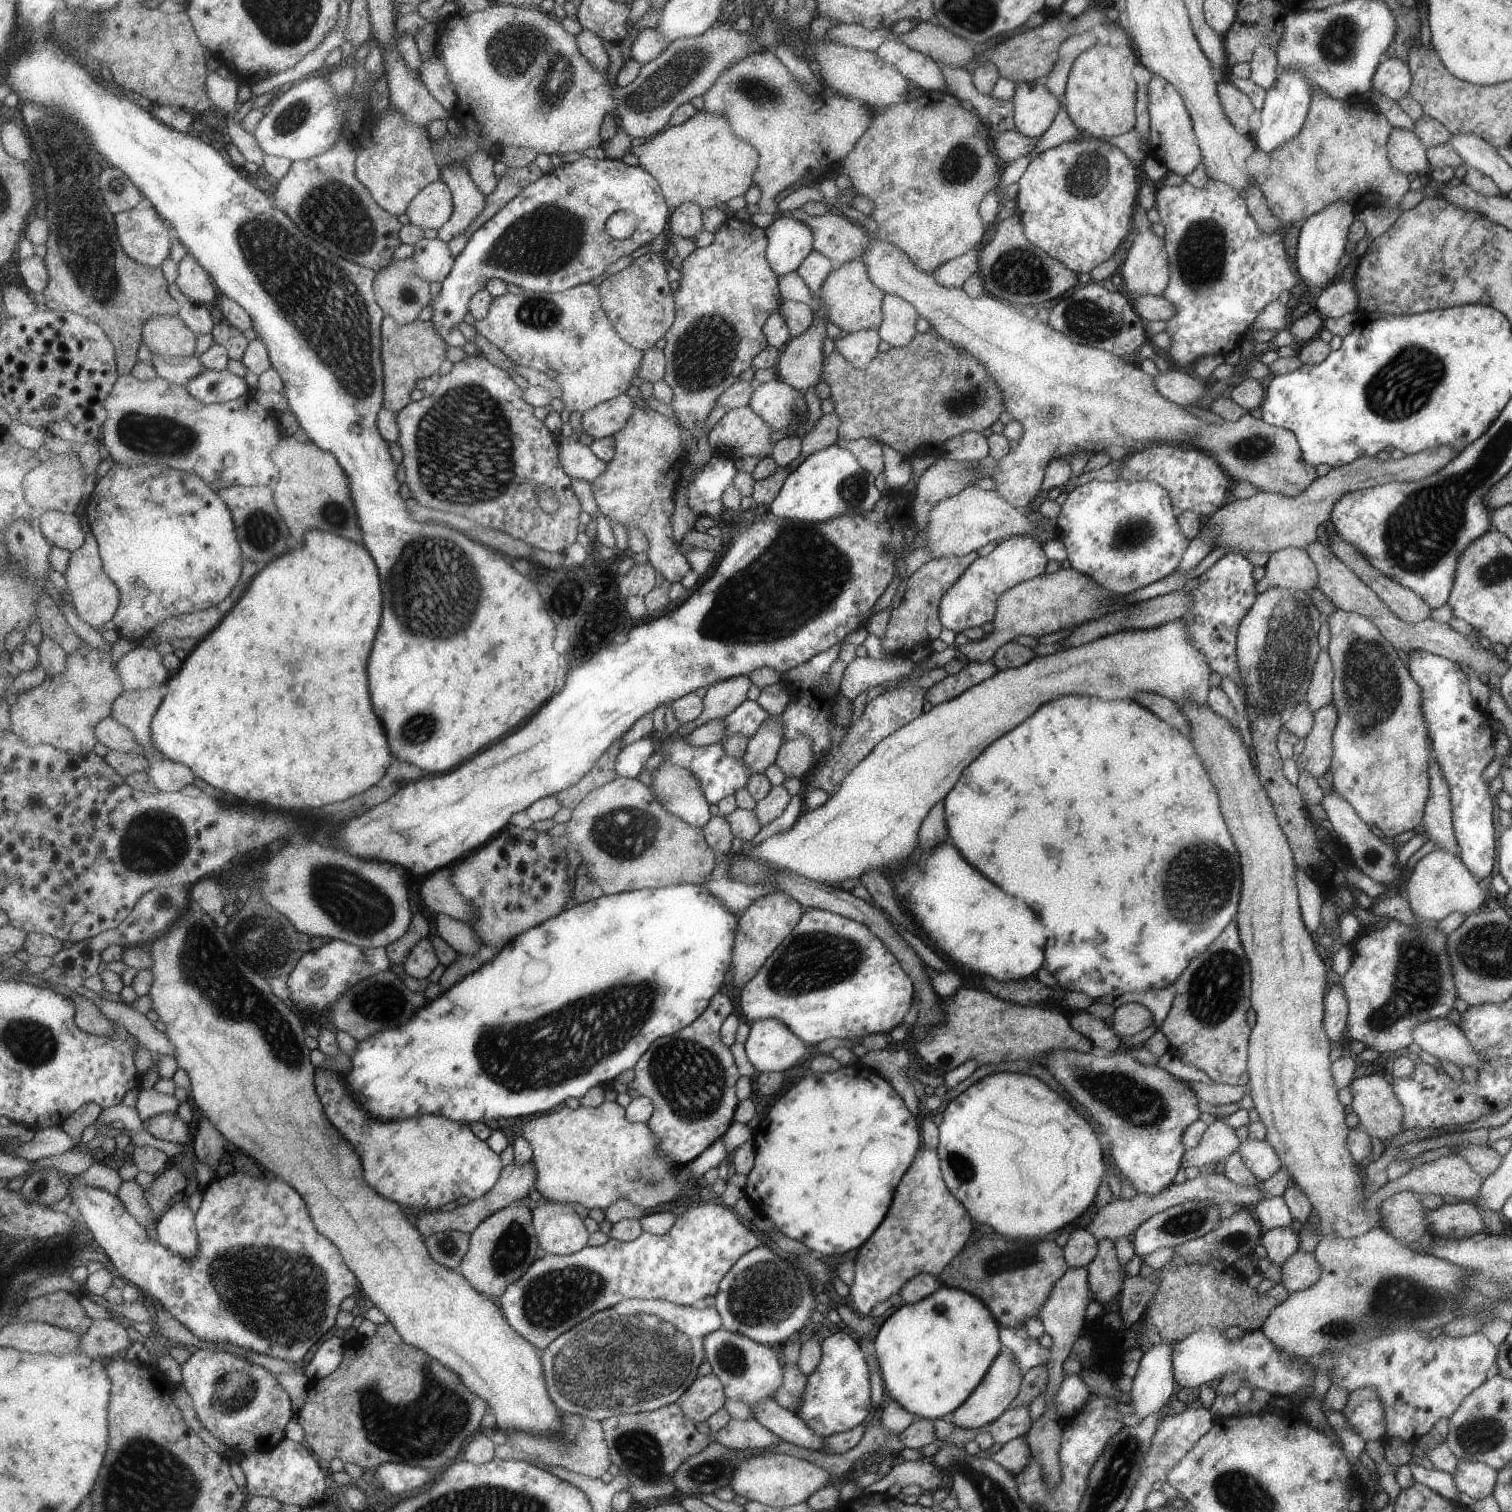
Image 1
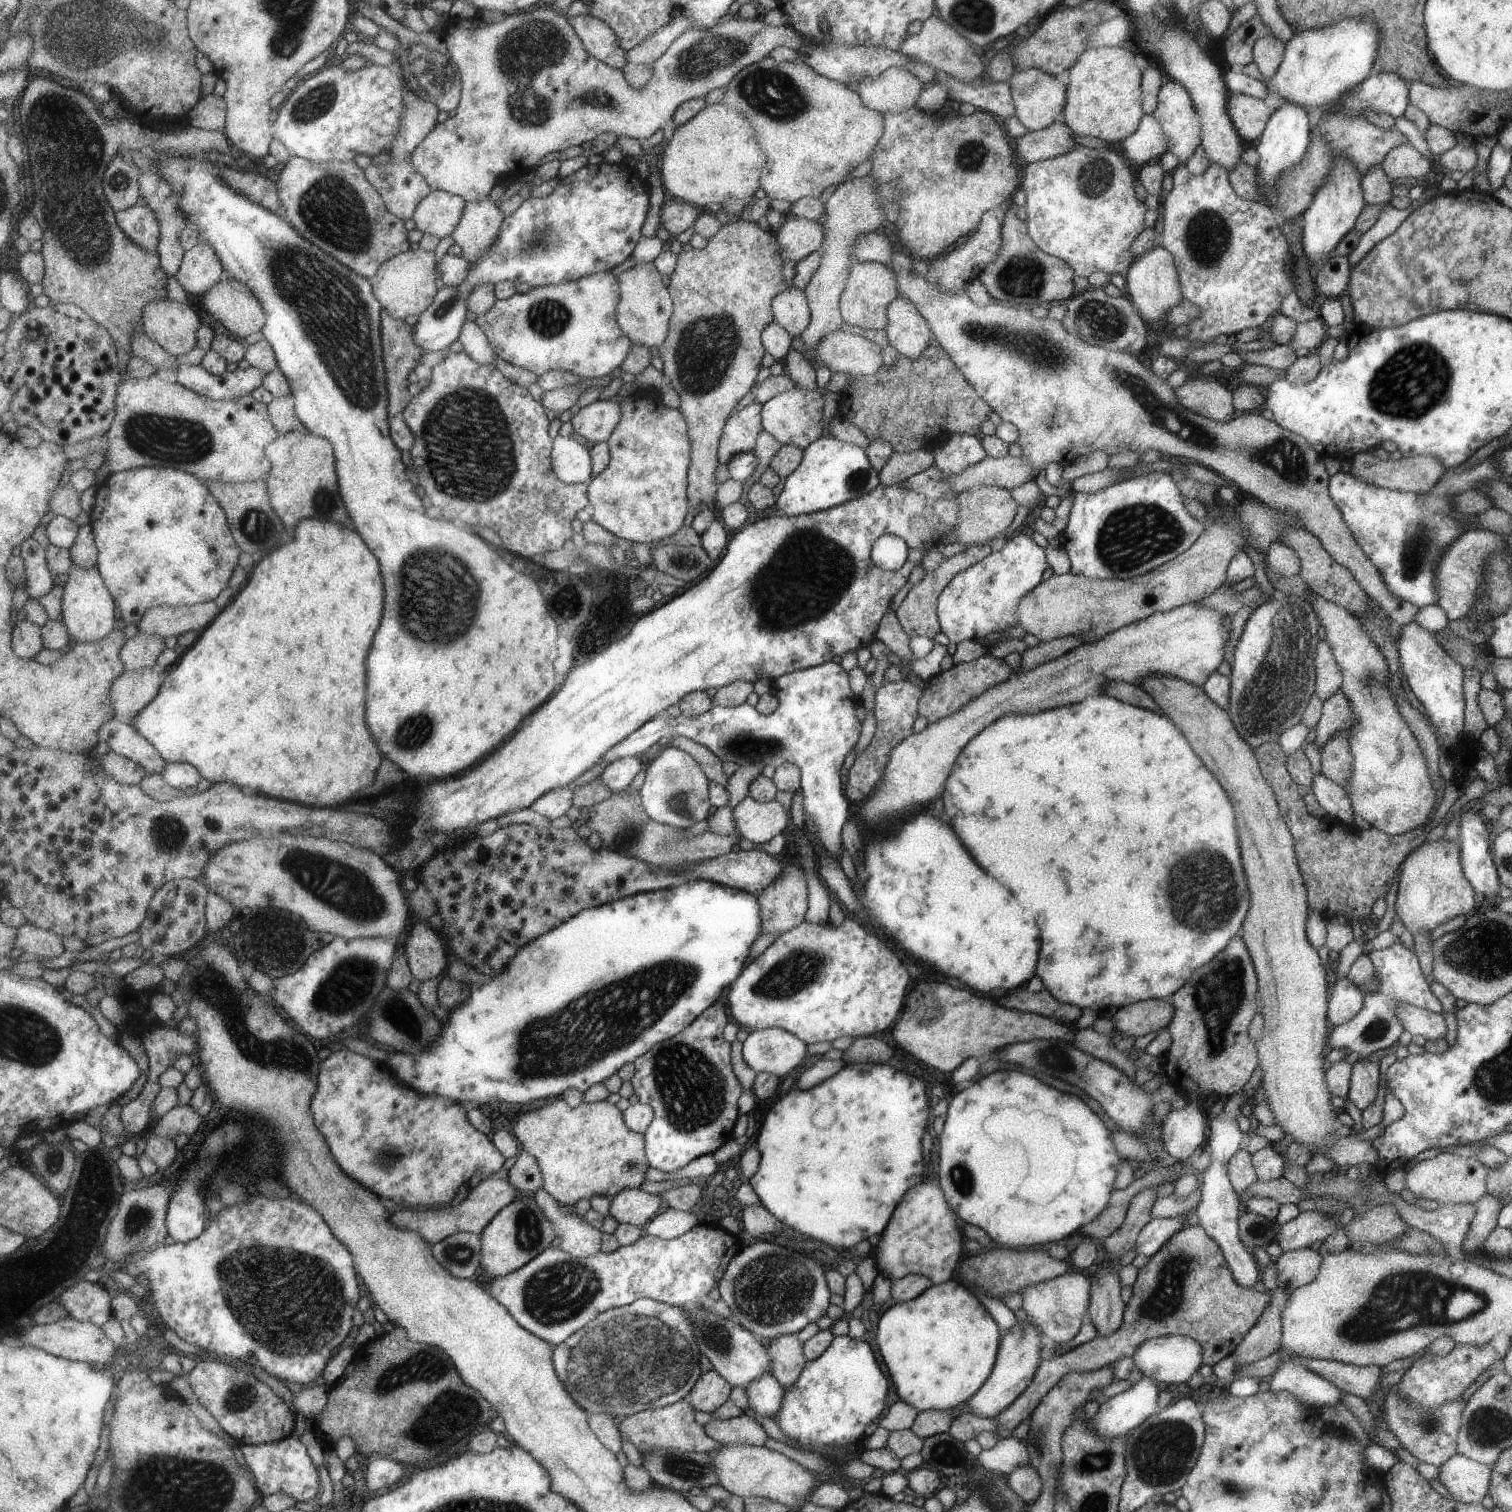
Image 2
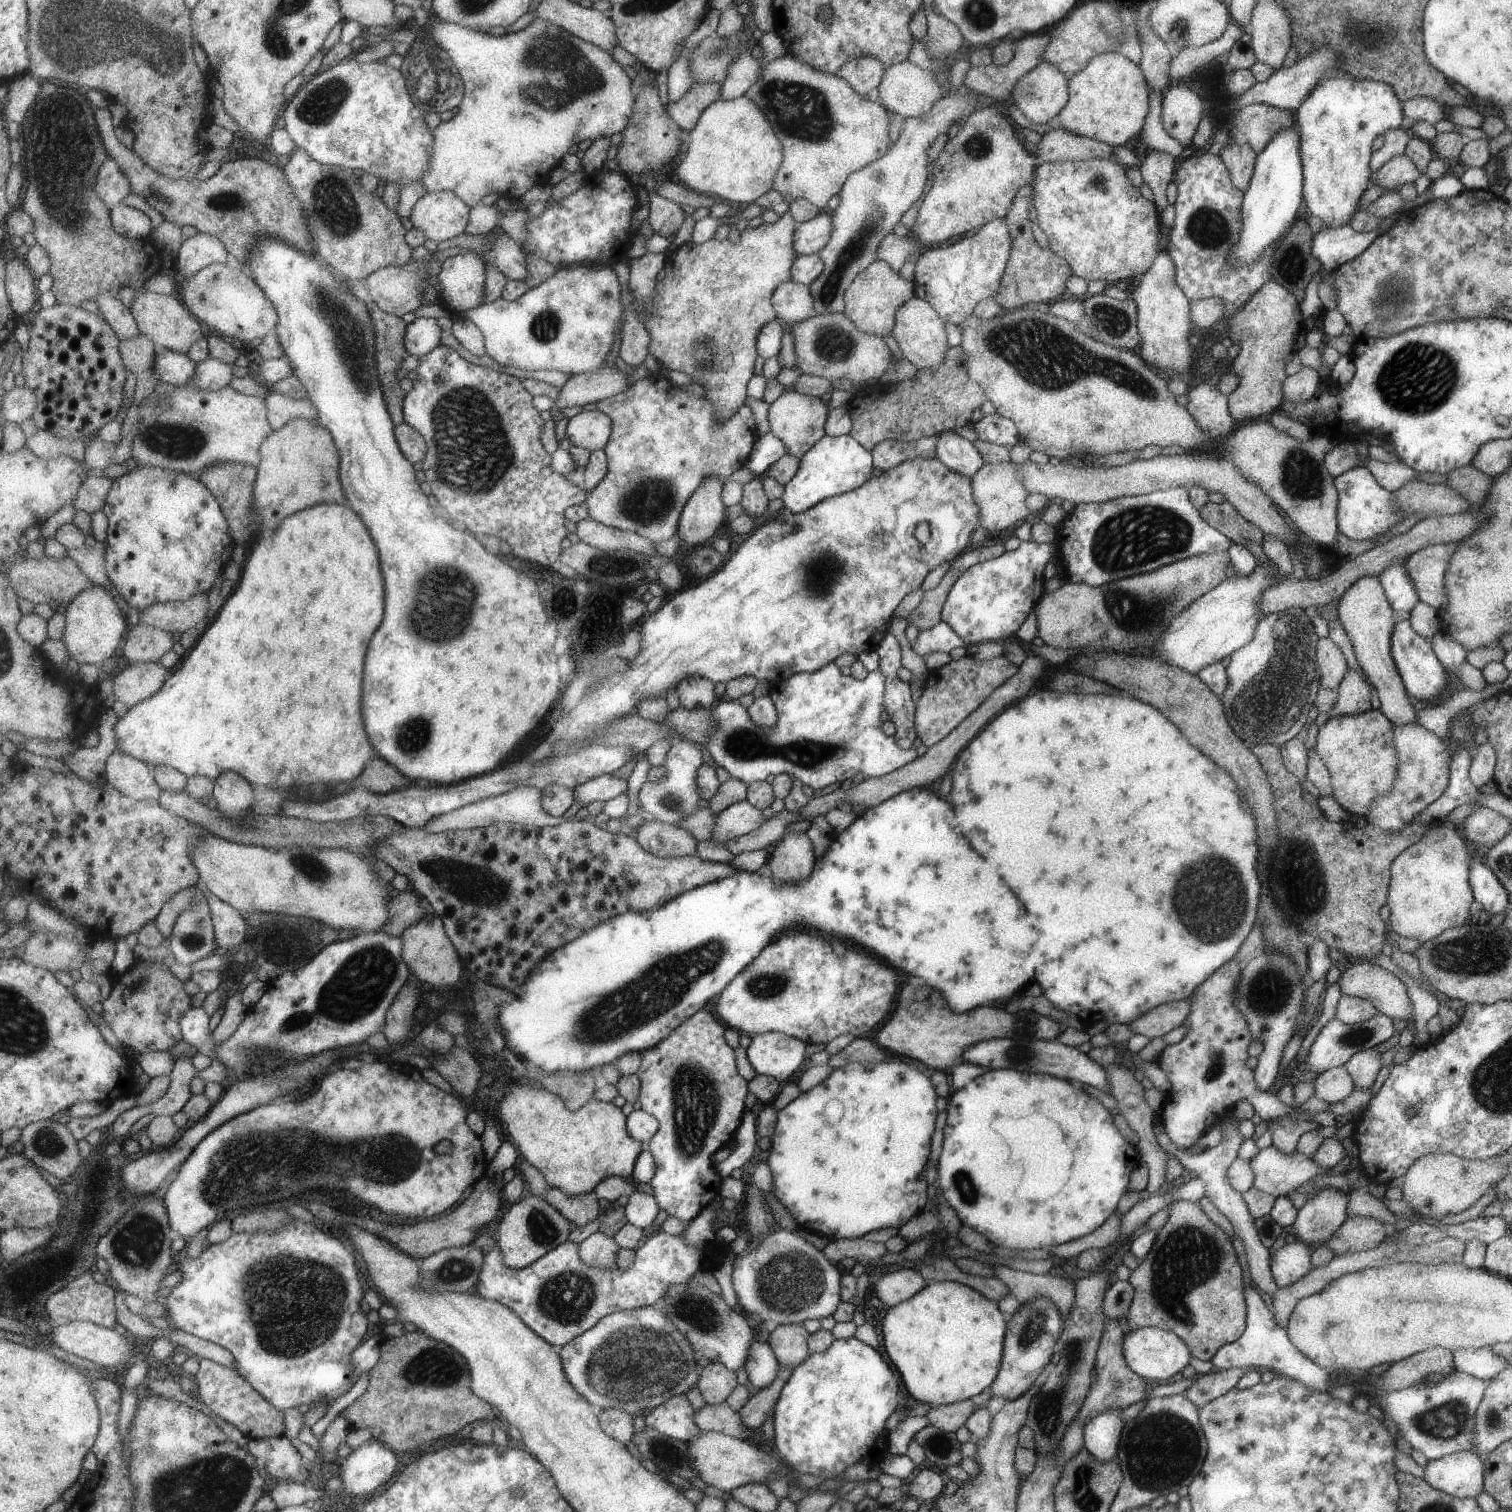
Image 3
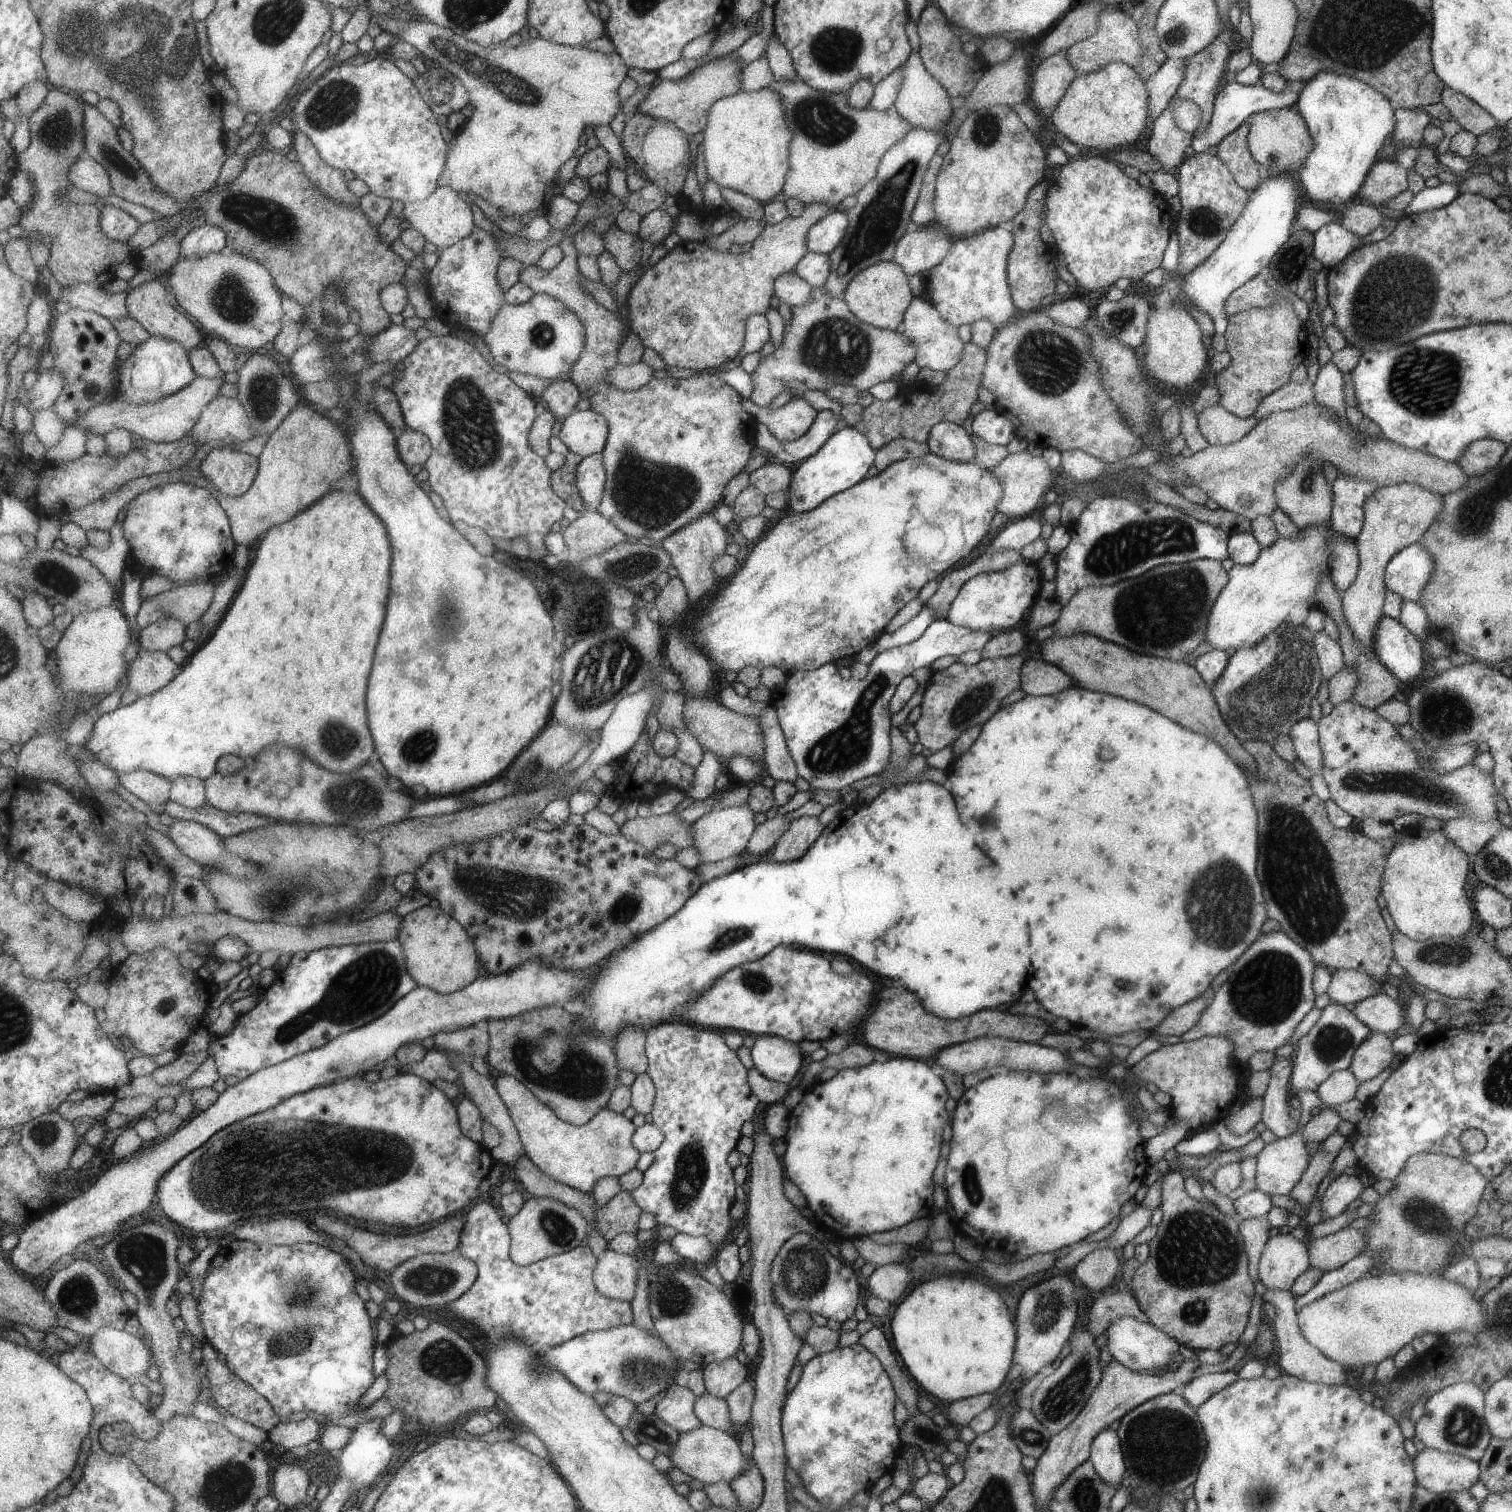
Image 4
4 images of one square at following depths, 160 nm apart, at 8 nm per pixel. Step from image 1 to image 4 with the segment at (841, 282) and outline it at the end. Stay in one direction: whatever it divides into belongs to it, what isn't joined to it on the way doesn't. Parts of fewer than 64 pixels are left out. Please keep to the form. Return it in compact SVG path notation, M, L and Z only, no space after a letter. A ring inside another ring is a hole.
M892 260L881 261L859 271L841 292L841 297L847 308L860 321L890 331L899 330L902 316L914 300L907 284L907 276L903 269Z

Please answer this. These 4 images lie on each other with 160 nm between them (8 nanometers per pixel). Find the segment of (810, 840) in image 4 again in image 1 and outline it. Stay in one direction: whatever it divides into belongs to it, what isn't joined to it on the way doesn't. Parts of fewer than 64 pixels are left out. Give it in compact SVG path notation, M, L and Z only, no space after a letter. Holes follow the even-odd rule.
M779 892L755 900L749 908L737 915L738 929L734 939L731 960L733 974L730 981L734 990L741 992L758 974L758 970L762 968L771 952L779 948L779 944L794 931L795 924L798 924L797 920L800 920L799 916L801 916L801 906L798 902L785 893L779 894Z

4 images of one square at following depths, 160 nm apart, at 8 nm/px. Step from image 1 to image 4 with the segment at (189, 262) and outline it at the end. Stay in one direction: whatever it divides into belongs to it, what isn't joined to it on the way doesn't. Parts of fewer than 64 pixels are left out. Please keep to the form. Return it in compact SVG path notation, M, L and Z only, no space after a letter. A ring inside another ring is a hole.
M205 223L190 230L181 242L181 256L204 255L205 253L220 253L229 246L225 230L219 225Z

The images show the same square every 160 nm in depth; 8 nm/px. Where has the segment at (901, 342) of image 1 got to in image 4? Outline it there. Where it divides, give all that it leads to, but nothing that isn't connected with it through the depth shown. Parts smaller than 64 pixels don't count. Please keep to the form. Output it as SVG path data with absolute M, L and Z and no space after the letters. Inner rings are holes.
M919 296L915 297L902 316L899 332L915 341L917 355L914 356L914 362L921 369L943 372L959 362L964 344L957 335L957 327L943 318L931 302L924 301Z

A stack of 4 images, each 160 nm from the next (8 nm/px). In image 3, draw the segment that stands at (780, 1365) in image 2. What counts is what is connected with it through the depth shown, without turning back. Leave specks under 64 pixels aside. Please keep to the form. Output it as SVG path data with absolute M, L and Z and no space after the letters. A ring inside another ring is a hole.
M802 1322L777 1325L768 1336L767 1344L776 1362L793 1370L810 1353L806 1343L807 1336Z

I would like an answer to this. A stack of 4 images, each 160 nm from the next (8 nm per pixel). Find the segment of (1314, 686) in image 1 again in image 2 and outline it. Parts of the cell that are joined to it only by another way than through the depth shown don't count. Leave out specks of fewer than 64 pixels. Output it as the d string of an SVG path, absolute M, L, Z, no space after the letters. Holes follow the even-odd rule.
M1319 641L1315 651L1315 696L1319 700L1327 700L1340 688L1342 676L1327 641Z

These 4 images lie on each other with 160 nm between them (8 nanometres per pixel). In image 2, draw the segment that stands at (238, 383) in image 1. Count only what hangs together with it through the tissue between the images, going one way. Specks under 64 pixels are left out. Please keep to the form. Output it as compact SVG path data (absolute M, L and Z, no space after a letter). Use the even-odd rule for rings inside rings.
M184 364L173 377L186 388L212 399L231 400L251 395L263 385L266 372L255 367L216 376L207 372L203 366Z

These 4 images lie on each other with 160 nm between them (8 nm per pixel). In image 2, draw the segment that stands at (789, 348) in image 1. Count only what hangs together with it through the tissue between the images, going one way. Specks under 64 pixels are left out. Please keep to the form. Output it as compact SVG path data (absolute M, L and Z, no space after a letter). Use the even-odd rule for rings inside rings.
M869 175L845 180L835 188L824 204L822 227L825 242L821 246L822 263L815 272L814 278L802 290L808 303L810 320L799 338L807 351L815 352L819 343L827 336L833 335L842 324L839 300L847 276L850 275L850 268L853 266L854 257L851 252L854 252L854 245L858 243L860 235L865 235L868 230L876 232L877 228L882 227L881 222L886 218L880 206L880 199L875 192L876 187L873 178Z

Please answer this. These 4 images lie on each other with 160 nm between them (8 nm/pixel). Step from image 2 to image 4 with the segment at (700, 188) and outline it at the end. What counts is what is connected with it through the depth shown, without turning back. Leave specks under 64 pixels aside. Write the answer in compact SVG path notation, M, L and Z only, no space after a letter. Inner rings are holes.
M774 85L756 91L739 90L719 99L709 108L702 133L706 176L719 188L731 188L762 205L782 191L790 170L789 148L794 130L786 120L782 97Z

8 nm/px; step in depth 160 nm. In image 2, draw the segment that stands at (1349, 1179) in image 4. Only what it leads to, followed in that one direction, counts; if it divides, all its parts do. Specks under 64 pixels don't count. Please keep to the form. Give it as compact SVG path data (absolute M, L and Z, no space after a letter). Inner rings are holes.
M1300 1212L1293 1220L1280 1225L1275 1242L1277 1242L1277 1246L1280 1247L1281 1252L1309 1247L1314 1242L1322 1242L1327 1236L1330 1236L1337 1230L1338 1222L1336 1219L1327 1218L1321 1212Z

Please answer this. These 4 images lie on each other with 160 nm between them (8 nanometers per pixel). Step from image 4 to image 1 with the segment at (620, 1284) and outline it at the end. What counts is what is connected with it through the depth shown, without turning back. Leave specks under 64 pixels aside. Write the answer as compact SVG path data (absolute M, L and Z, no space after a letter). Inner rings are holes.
M548 1201L533 1214L539 1248L547 1255L573 1255L589 1245L591 1234L573 1205Z

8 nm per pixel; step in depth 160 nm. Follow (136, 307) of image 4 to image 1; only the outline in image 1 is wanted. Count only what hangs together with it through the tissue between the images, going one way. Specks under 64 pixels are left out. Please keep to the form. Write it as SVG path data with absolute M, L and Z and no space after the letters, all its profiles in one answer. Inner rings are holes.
M153 316L144 330L144 343L154 356L191 358L197 350L197 334L179 316Z

